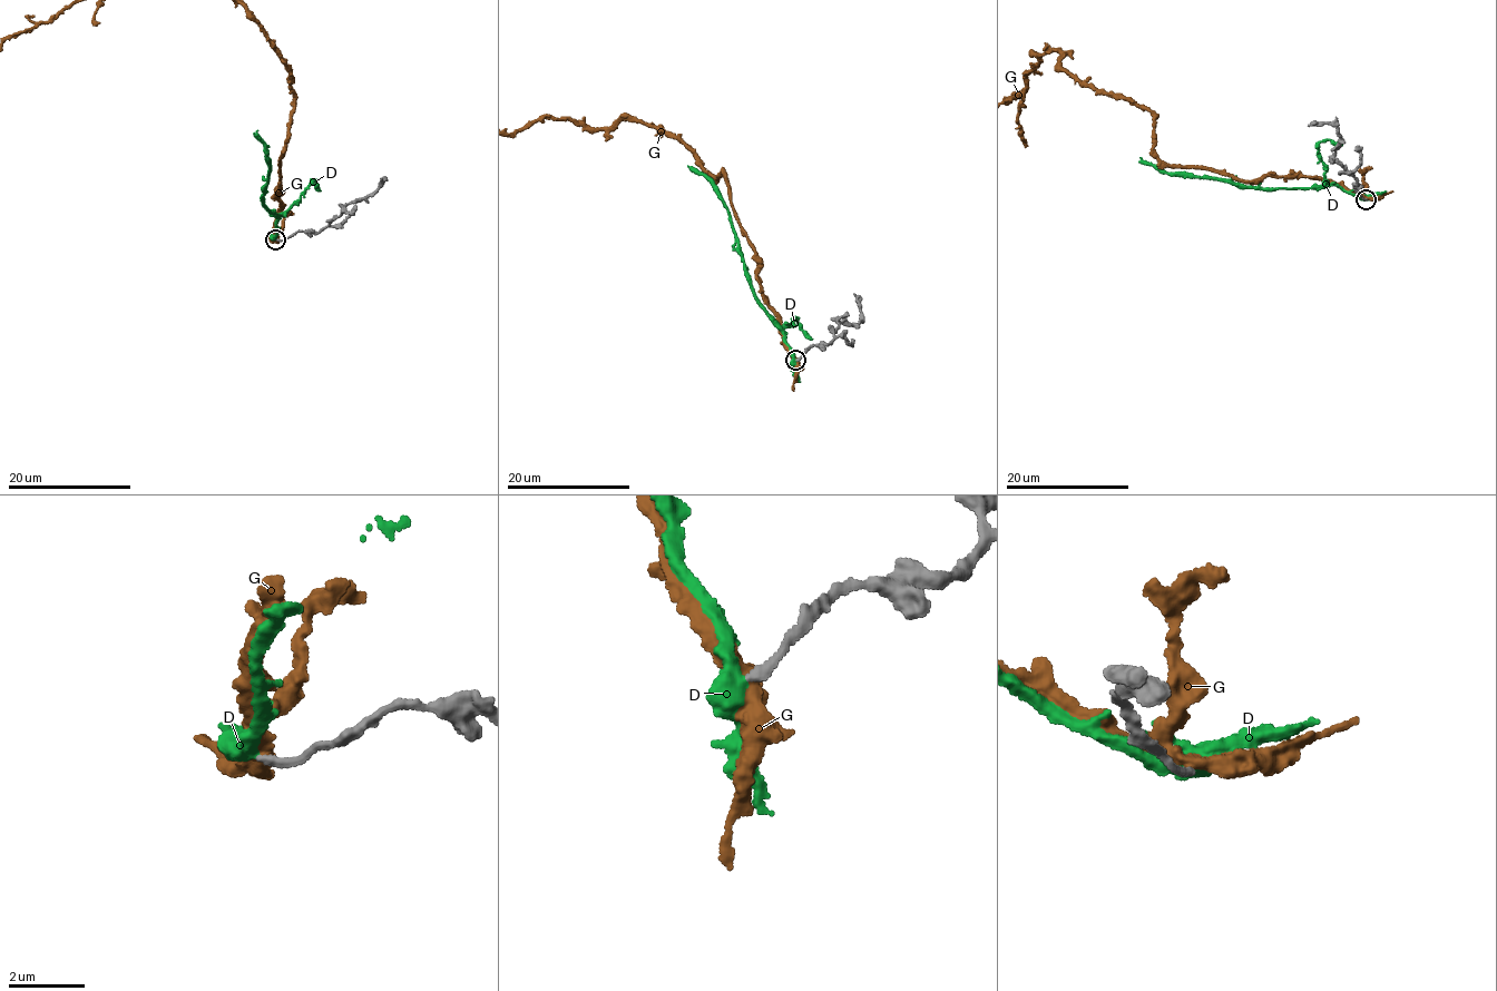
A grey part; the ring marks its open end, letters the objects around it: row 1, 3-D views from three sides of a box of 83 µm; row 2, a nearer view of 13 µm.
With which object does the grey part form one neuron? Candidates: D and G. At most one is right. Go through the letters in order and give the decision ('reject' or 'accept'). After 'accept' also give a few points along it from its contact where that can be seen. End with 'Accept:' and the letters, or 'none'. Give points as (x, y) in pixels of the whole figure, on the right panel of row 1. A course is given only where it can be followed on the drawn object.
D: reject
G: reject
Accept: none

